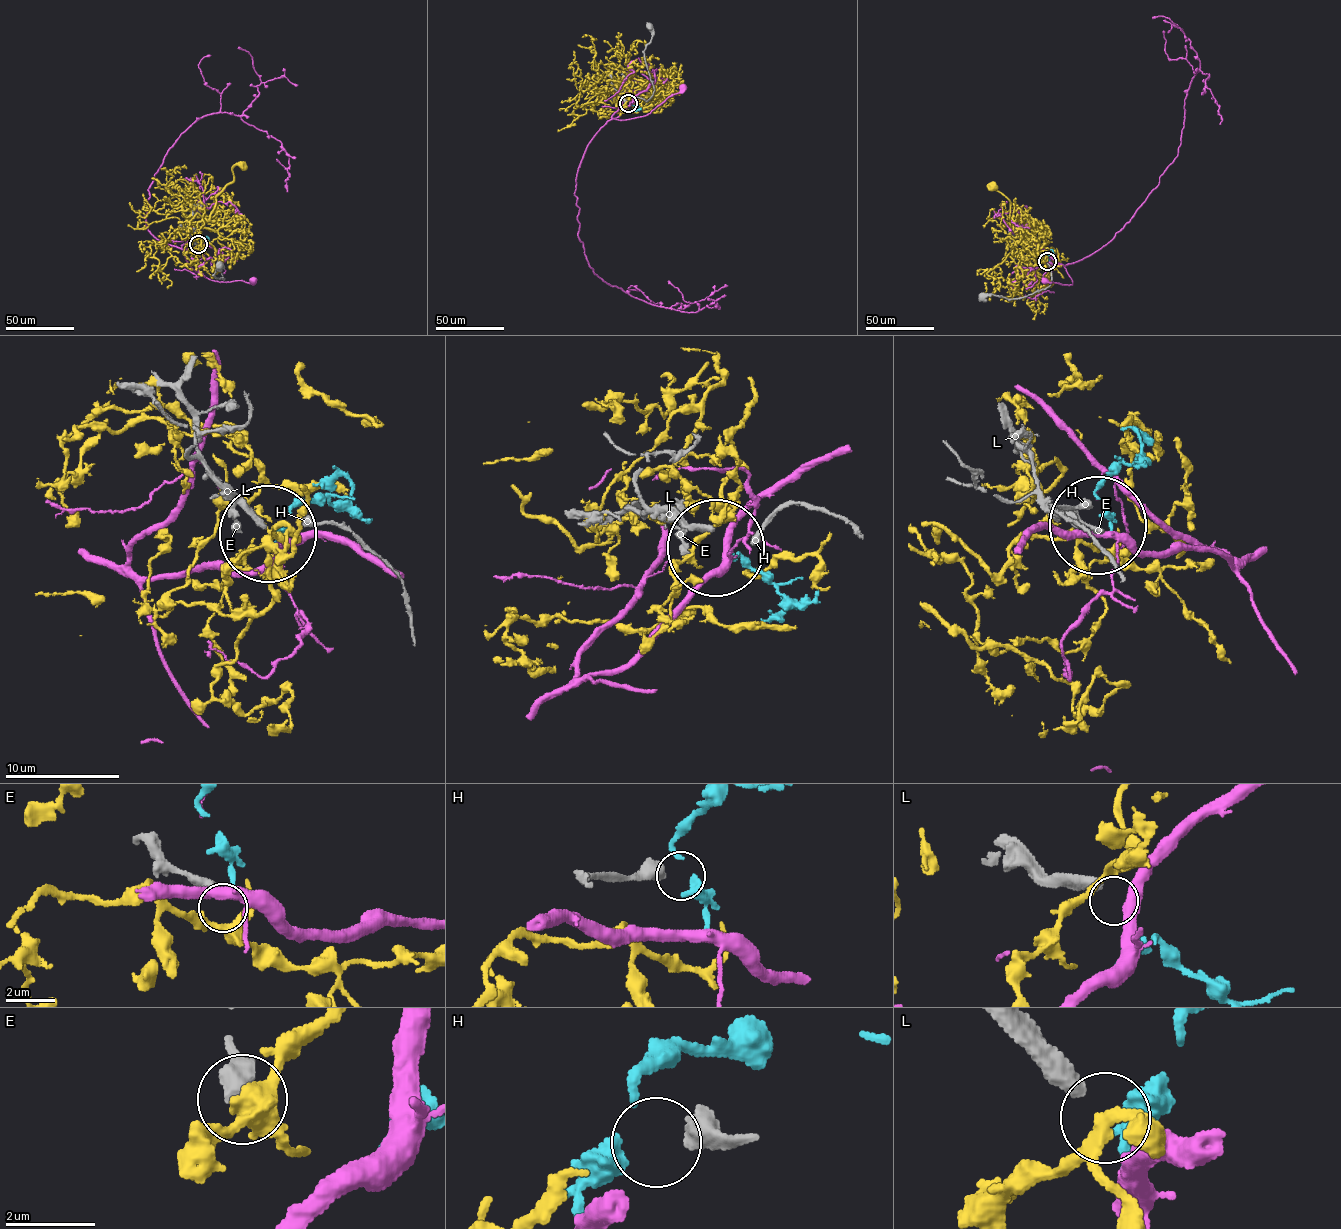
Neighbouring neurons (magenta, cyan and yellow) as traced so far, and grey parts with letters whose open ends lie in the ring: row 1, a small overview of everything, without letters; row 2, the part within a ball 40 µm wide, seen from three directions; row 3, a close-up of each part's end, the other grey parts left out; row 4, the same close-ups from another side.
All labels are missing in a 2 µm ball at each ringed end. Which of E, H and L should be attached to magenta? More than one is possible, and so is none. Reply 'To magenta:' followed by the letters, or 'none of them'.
To magenta: none of them

